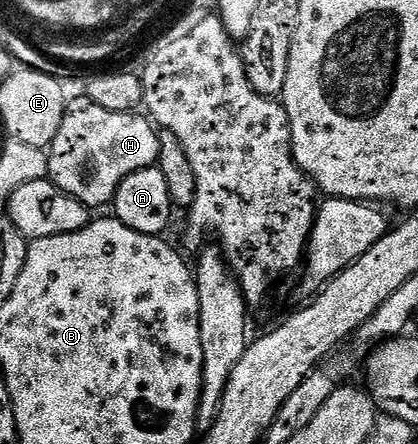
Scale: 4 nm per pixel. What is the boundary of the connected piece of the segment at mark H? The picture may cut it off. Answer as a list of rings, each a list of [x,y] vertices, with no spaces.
[[[78,94],[75,100],[73,97],[48,149],[49,180],[88,209],[107,207],[128,174],[157,165],[159,129],[145,115],[138,115],[104,110],[84,94]]]

